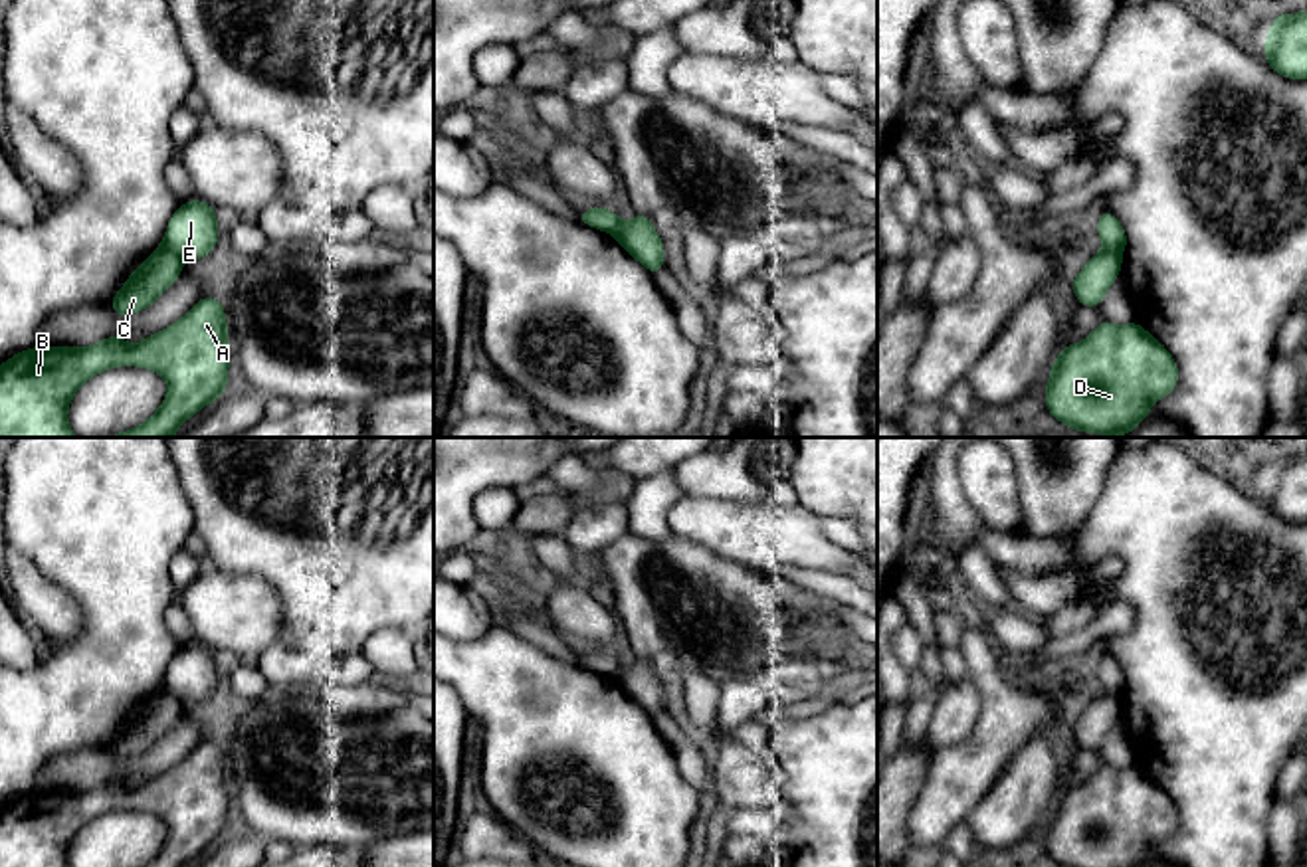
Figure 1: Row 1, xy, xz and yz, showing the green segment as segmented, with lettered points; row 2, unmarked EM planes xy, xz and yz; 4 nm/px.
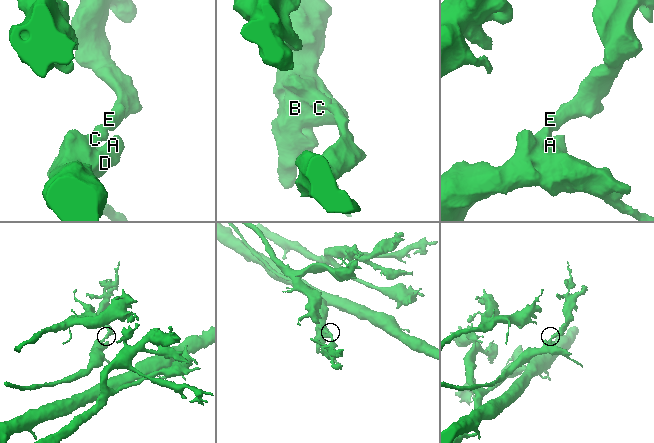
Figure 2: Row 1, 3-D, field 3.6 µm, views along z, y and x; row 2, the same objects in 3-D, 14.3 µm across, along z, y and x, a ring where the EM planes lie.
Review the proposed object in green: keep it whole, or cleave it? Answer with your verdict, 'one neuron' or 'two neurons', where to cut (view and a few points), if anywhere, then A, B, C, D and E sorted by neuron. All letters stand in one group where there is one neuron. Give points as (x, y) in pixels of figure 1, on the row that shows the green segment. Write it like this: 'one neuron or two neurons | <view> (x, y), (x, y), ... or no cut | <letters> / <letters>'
two neurons | xy (163, 242), (181, 262) | A B C D / E

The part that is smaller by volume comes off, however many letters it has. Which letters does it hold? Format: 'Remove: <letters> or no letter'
Remove: E

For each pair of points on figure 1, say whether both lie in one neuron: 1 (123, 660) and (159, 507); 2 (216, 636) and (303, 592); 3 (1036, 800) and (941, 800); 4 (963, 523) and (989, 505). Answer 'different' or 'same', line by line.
1: same
2: different
3: different
4: different

